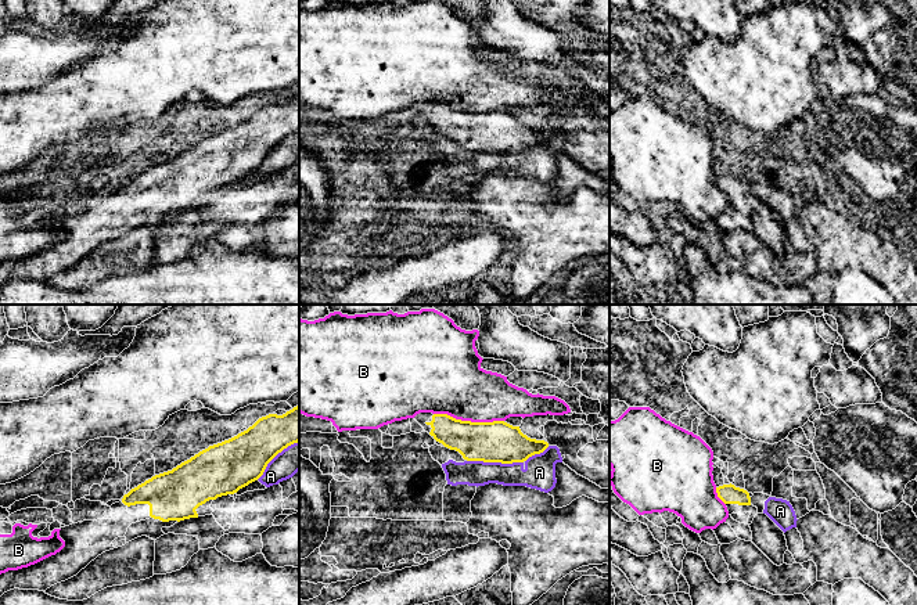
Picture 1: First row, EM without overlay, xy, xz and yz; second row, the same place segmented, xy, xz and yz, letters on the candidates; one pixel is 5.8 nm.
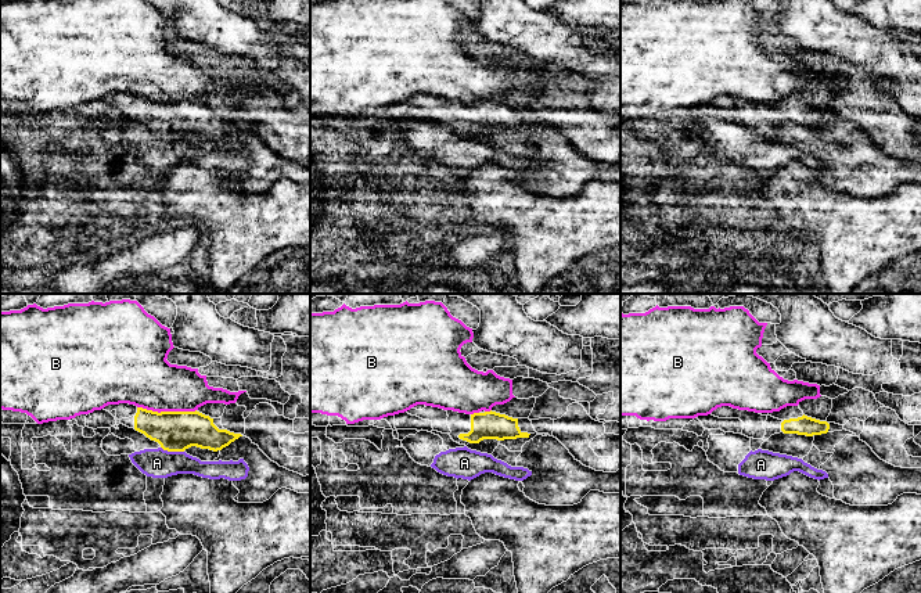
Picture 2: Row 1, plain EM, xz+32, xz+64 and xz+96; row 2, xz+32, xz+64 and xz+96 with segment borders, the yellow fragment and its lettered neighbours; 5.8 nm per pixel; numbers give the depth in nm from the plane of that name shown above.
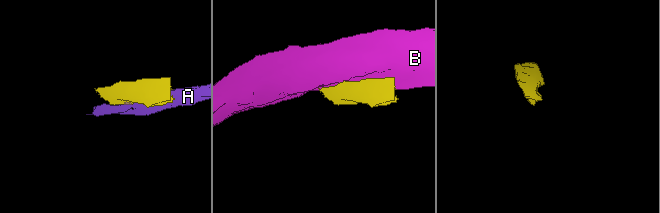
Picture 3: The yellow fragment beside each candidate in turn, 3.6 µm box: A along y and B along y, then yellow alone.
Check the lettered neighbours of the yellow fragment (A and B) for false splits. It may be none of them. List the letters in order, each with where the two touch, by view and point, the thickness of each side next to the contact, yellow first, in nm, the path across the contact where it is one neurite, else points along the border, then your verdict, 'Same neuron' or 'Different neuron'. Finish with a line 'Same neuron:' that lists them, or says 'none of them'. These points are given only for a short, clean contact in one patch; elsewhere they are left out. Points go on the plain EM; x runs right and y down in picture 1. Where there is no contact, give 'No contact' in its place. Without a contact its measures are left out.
A: Touches yellow at xz (495, 151). Thickness 240 nm (yellow) against 150 nm. Different neuron
B: Touches yellow at xz (468, 111). Thickness 240 nm (yellow) against 380 nm. Different neuron
Same neuron: none of them

